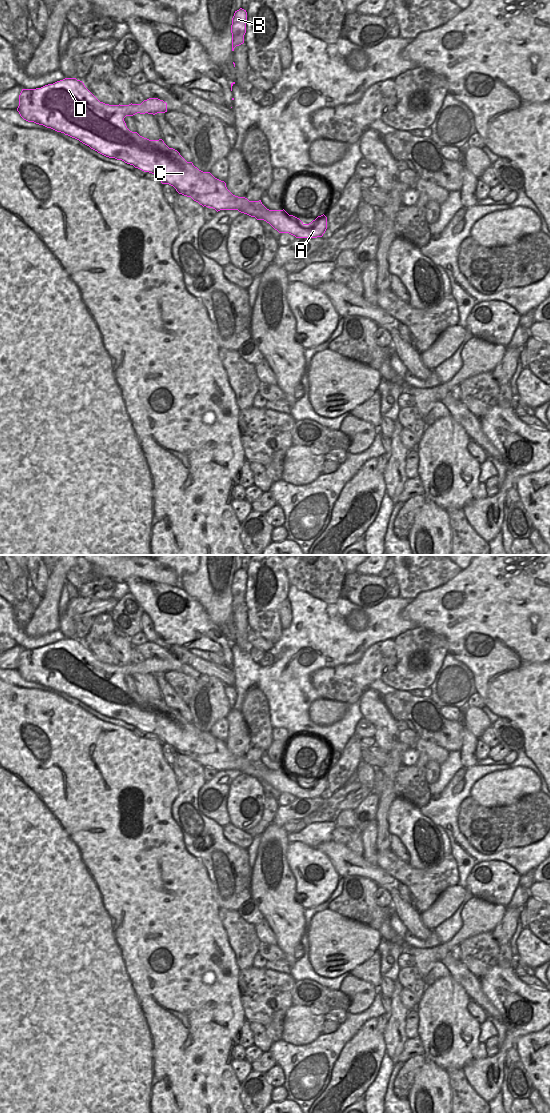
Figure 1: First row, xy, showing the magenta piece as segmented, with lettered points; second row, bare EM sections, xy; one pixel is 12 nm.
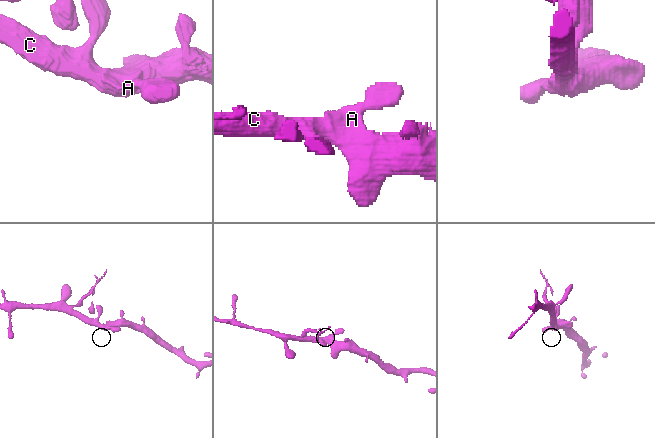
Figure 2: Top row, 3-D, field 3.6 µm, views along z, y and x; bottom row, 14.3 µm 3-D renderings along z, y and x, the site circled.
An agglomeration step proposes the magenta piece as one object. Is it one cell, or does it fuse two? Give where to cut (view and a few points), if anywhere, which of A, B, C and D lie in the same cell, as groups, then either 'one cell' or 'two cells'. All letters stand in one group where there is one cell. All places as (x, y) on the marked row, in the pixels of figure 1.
cut xy (122, 105), (122, 110), (132, 115); groups A C D / B; two cells

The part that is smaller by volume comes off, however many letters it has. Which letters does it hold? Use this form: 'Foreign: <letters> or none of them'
Foreign: B

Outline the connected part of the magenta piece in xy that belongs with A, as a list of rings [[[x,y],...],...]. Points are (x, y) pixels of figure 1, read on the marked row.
[[[65,78],[53,84],[36,89],[22,89],[17,108],[20,116],[28,121],[64,133],[89,146],[98,153],[117,160],[122,160],[144,172],[152,173],[160,178],[162,184],[173,186],[179,194],[191,197],[203,207],[220,210],[238,210],[241,213],[264,220],[279,233],[289,233],[296,238],[322,237],[327,229],[327,217],[323,214],[309,224],[289,215],[283,210],[269,210],[259,201],[249,201],[245,197],[233,195],[226,183],[215,178],[210,172],[203,172],[187,162],[180,153],[169,148],[162,139],[149,140],[137,132],[130,131],[124,118],[132,116],[123,112],[123,105],[109,105],[100,102],[76,78]]]

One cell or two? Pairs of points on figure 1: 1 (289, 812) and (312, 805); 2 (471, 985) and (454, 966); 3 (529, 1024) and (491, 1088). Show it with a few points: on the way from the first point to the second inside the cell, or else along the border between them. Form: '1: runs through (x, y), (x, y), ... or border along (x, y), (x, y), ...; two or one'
1: runs through (295, 812), (302, 807), (306, 807); one
2: runs through (467, 980), (459, 971); one
3: runs through (511, 1038), (502, 1052), (487, 1066), (485, 1072); one

